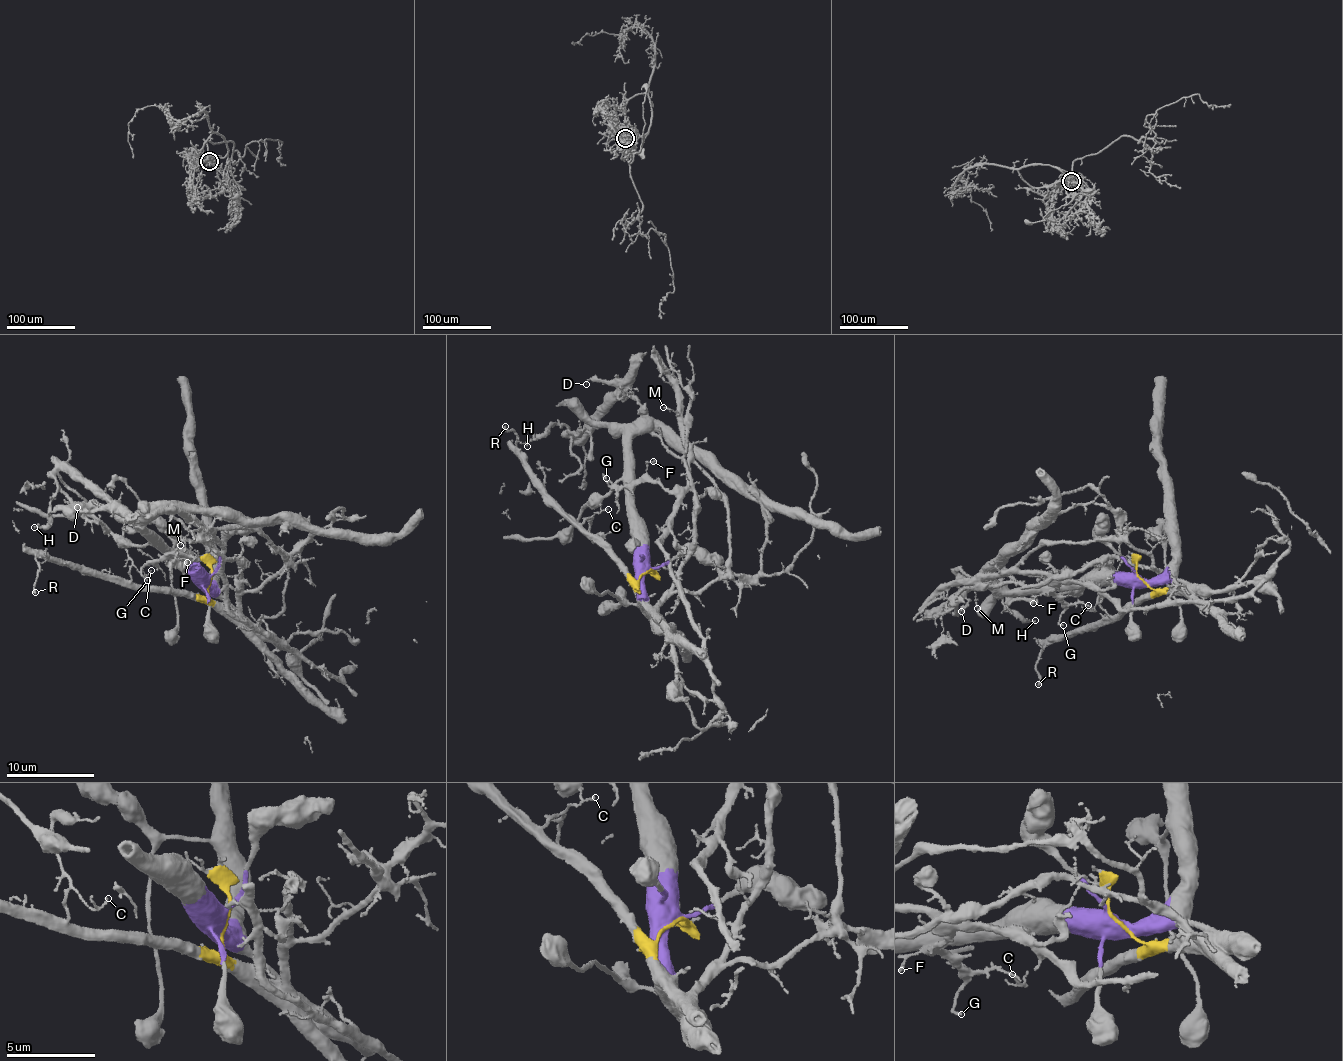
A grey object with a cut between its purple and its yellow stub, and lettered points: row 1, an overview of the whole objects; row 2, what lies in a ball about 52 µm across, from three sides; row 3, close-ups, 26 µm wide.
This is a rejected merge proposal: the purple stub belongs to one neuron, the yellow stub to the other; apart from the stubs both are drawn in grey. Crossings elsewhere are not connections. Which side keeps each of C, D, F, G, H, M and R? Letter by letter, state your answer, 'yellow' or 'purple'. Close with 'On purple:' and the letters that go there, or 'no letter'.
C: yellow
D: purple
F: purple
G: purple
H: purple
M: purple
R: yellow
On purple: D, F, G, H, M

